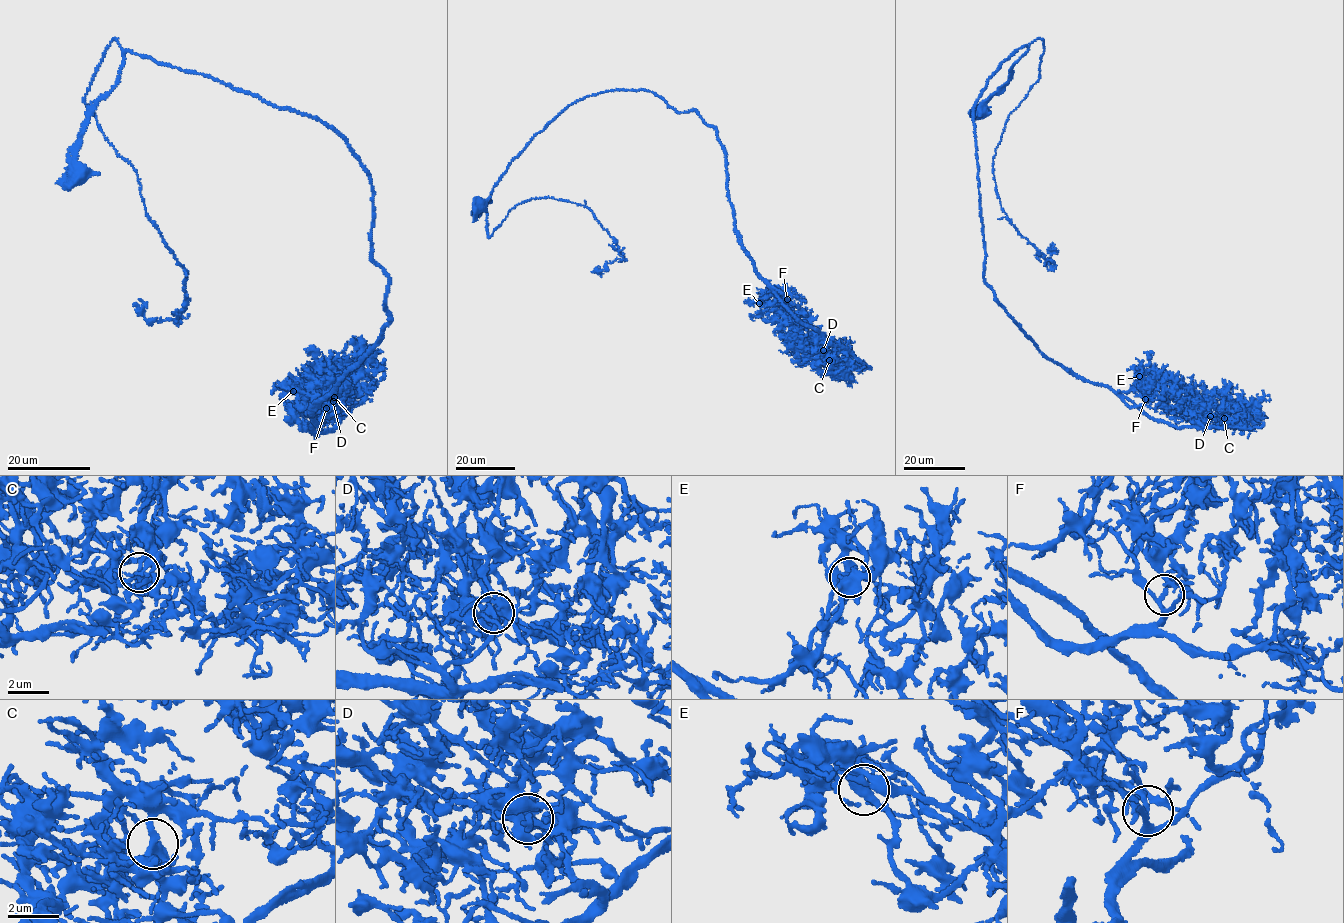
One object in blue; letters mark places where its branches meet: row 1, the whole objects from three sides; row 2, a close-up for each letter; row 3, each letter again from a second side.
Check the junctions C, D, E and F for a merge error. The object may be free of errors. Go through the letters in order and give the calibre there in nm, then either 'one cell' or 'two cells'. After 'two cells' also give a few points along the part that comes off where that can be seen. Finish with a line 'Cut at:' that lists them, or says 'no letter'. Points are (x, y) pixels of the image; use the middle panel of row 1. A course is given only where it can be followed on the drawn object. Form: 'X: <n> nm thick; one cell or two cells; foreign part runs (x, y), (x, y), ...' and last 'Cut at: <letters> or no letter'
C: 300 nm thick; one cell
D: 240 nm thick; one cell
E: 360 nm thick; one cell
F: 170 nm thick; one cell
Cut at: no letter

